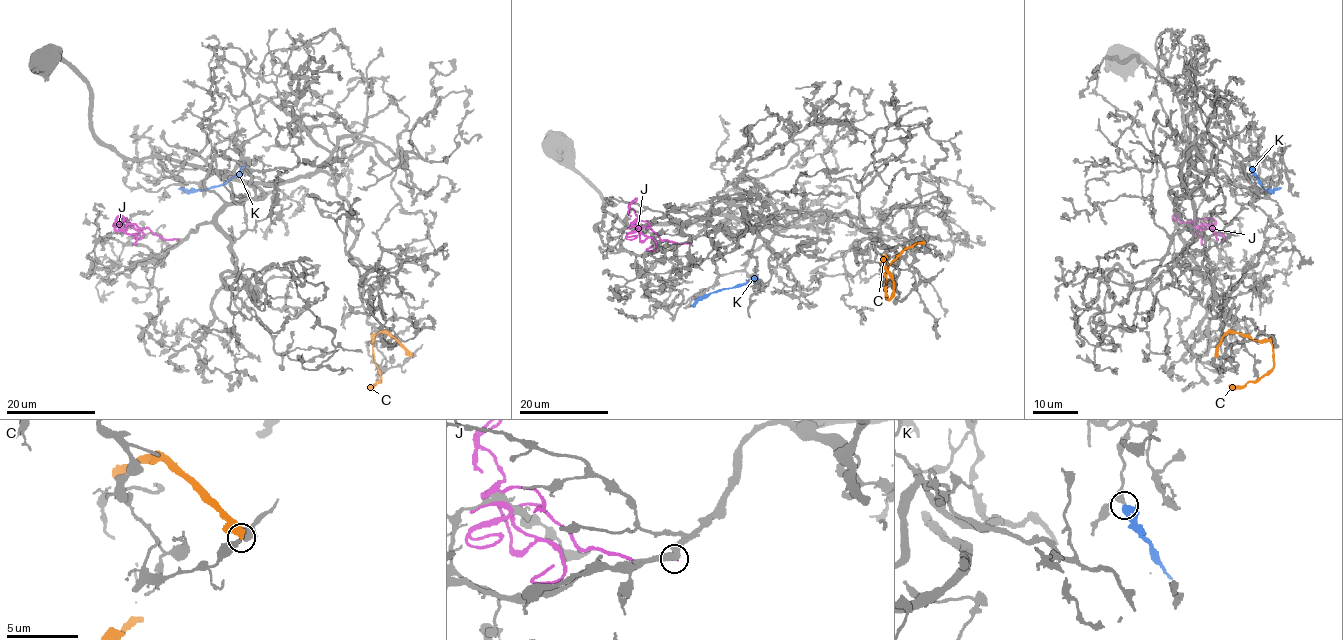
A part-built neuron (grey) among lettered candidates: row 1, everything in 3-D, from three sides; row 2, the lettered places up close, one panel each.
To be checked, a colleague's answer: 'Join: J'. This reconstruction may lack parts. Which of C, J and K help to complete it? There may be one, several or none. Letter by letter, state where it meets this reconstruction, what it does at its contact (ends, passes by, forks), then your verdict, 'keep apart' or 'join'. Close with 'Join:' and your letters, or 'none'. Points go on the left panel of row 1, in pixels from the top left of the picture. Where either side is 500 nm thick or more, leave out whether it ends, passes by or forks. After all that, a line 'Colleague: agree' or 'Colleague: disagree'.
C: (411, 356) | it ends | keep apart
J: (177, 239) | it ends | keep apart
K: (242, 166) | keep apart
Join: none
Colleague: disagree

